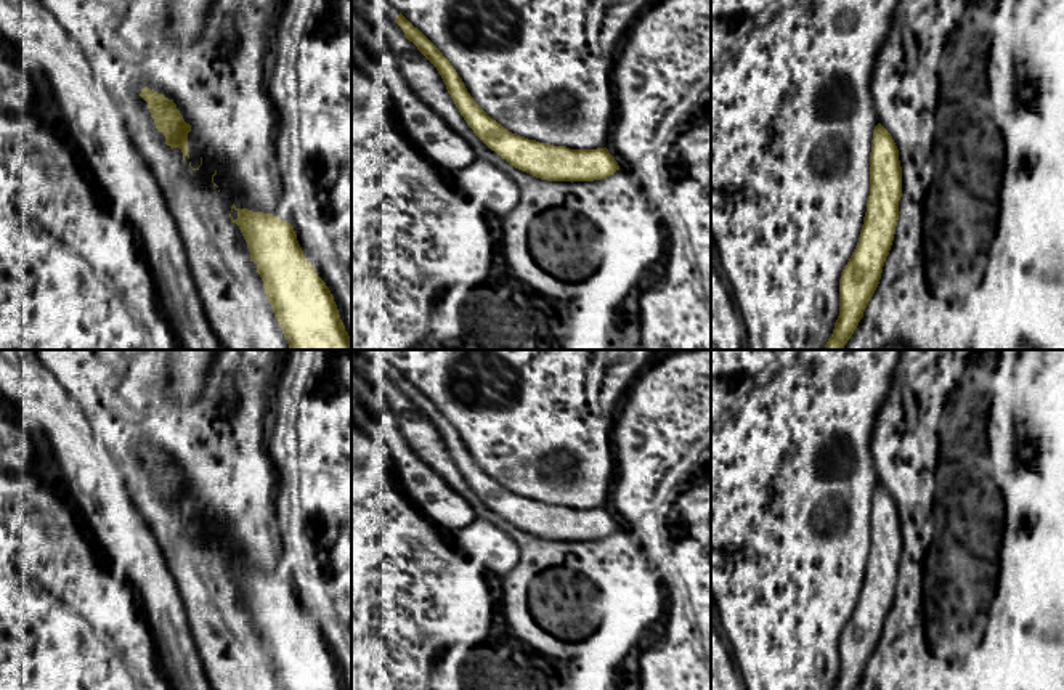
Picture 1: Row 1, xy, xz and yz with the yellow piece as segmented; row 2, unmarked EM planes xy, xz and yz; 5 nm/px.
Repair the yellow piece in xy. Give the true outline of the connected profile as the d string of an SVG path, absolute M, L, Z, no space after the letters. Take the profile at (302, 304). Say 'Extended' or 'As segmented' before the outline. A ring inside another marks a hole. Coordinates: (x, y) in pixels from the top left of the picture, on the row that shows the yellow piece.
As segmented. M234 204L233 210L289 350L351 350L334 295L305 258L294 226L271 213Z

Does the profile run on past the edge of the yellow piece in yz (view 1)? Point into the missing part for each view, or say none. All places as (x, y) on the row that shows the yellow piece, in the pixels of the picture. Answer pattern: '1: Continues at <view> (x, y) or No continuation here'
1: No continuation here

